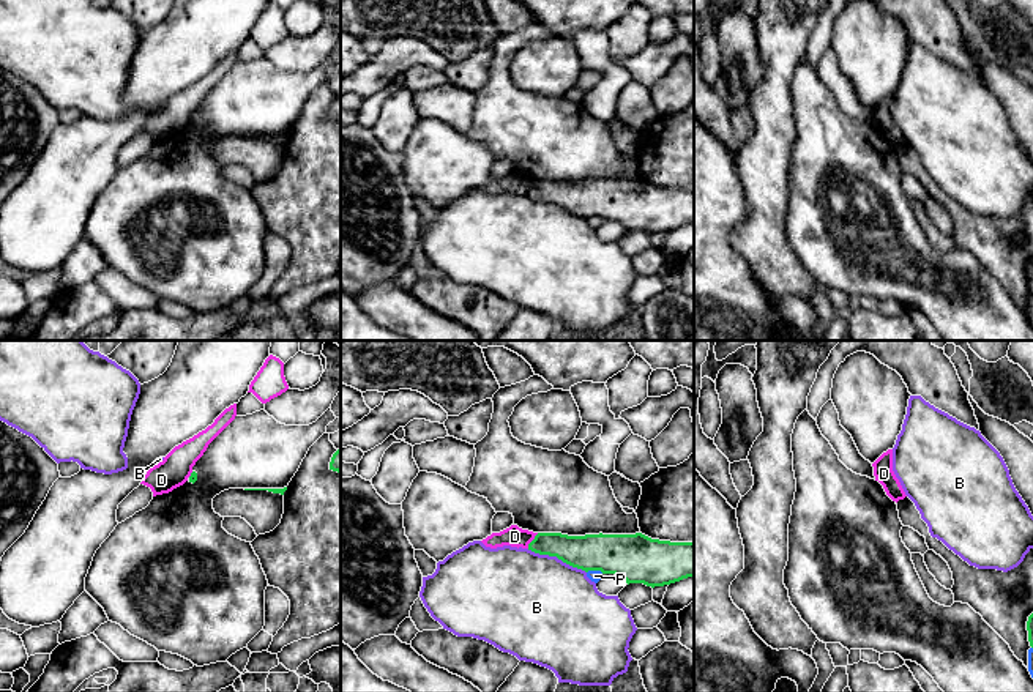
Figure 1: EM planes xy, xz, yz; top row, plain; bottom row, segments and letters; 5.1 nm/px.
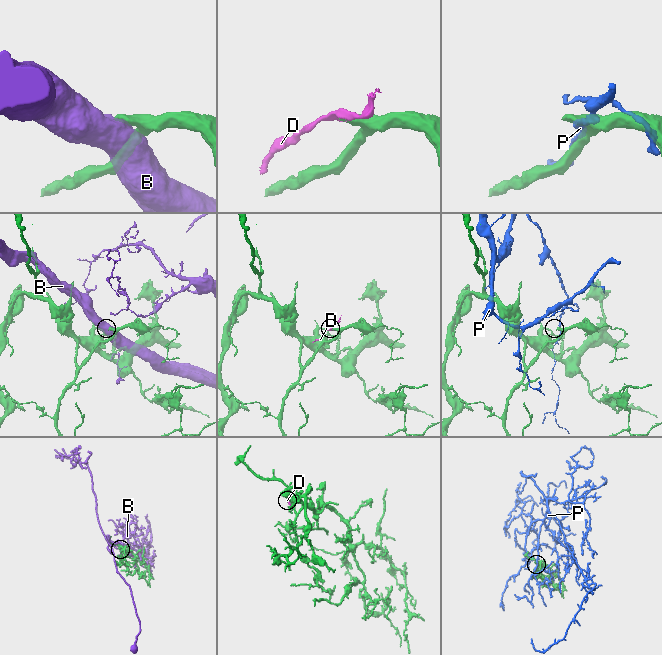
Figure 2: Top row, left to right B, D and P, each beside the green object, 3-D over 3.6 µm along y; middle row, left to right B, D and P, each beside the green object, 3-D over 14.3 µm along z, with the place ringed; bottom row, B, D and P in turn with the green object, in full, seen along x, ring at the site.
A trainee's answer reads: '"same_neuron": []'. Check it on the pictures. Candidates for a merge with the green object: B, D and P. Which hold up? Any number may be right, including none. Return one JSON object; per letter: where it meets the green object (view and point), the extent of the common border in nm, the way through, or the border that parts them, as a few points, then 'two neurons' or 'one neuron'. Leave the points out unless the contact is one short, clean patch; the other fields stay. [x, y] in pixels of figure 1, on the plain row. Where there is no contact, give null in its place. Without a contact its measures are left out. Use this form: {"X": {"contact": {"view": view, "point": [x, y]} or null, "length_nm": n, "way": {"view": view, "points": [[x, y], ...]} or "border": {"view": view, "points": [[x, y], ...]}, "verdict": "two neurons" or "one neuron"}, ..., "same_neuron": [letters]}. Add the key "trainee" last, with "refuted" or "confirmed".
{"B": {"contact": {"view": "xz", "point": [557, 204]}, "length_nm": 320, "verdict": "two neurons"}, "D": {"contact": {"view": "xz", "point": [532, 188]}, "length_nm": 100, "border": {"view": "xz", "points": [[538, 180], [527, 194]]}, "verdict": "two neurons"}, "P": {"contact": {"view": "xz", "point": [595, 216]}, "length_nm": 90, "verdict": "two neurons"}, "same_neuron": [], "trainee": "confirmed"}

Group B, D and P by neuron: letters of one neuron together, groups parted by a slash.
B / D / P

